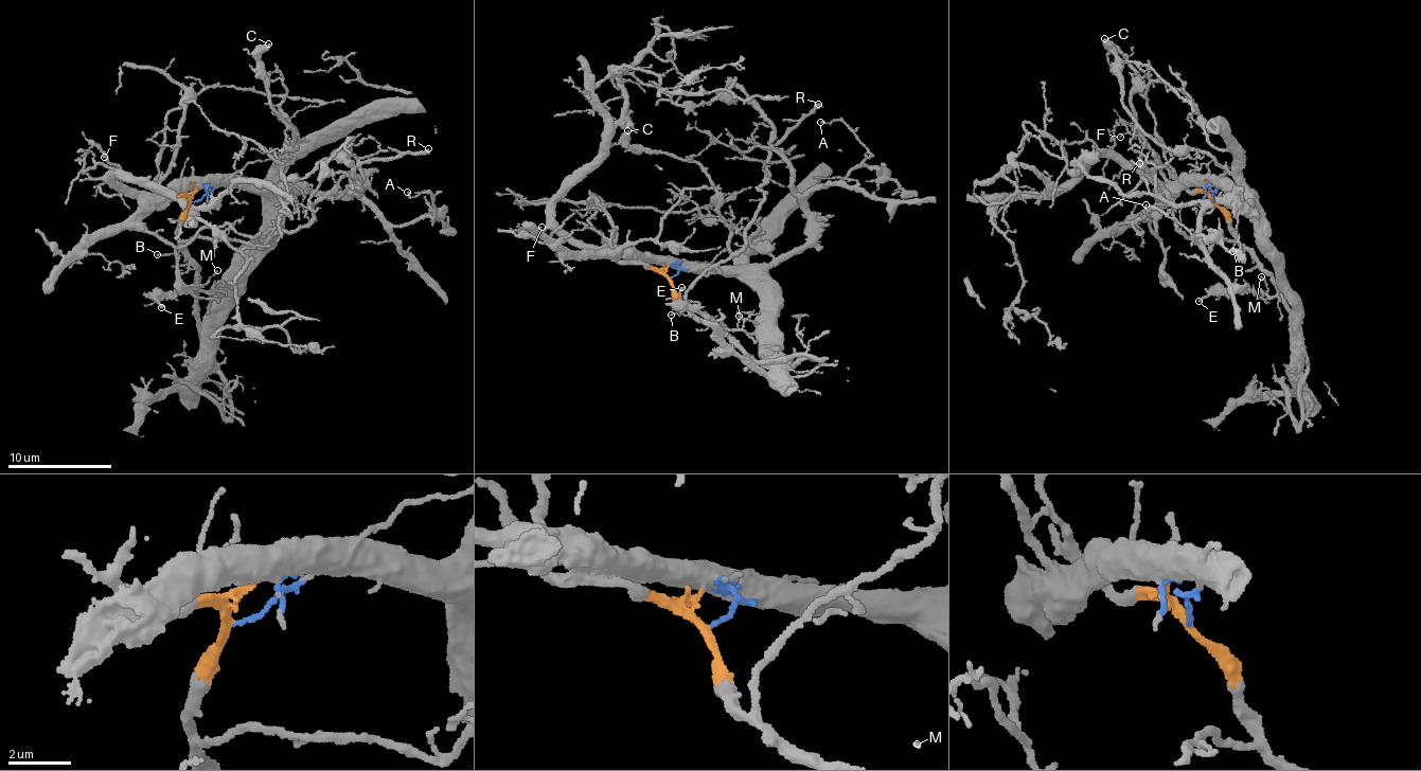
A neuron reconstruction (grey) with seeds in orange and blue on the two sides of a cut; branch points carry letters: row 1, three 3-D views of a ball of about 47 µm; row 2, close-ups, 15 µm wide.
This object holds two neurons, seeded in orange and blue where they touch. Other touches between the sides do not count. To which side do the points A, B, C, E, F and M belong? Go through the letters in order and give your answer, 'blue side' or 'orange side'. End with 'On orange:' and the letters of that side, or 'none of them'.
A: blue side
B: orange side
C: blue side
E: blue side
F: orange side
M: blue side
On orange: B, F

